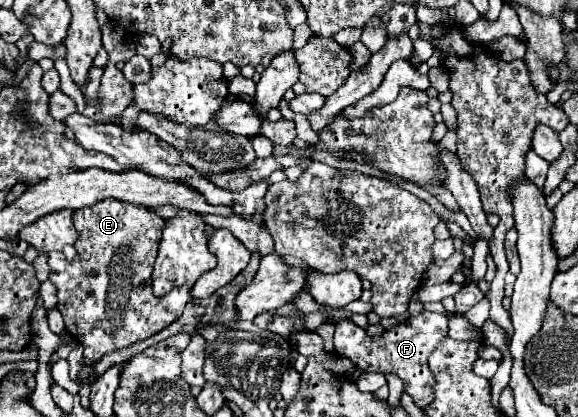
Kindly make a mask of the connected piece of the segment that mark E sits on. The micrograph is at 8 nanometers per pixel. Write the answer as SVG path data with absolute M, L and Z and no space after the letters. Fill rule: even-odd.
M102 199L102 203L74 211L74 227L80 233L80 239L74 245L78 251L76 259L72 263L66 263L62 253L48 255L52 269L50 281L58 289L58 309L64 315L66 331L74 335L74 339L84 347L84 365L94 365L106 353L118 351L120 347L132 345L134 341L142 341L162 331L182 315L184 305L192 299L186 285L174 288L162 299L156 299L152 293L150 275L164 223L166 219L158 217L150 207L134 207L132 203L122 203L120 199Z

